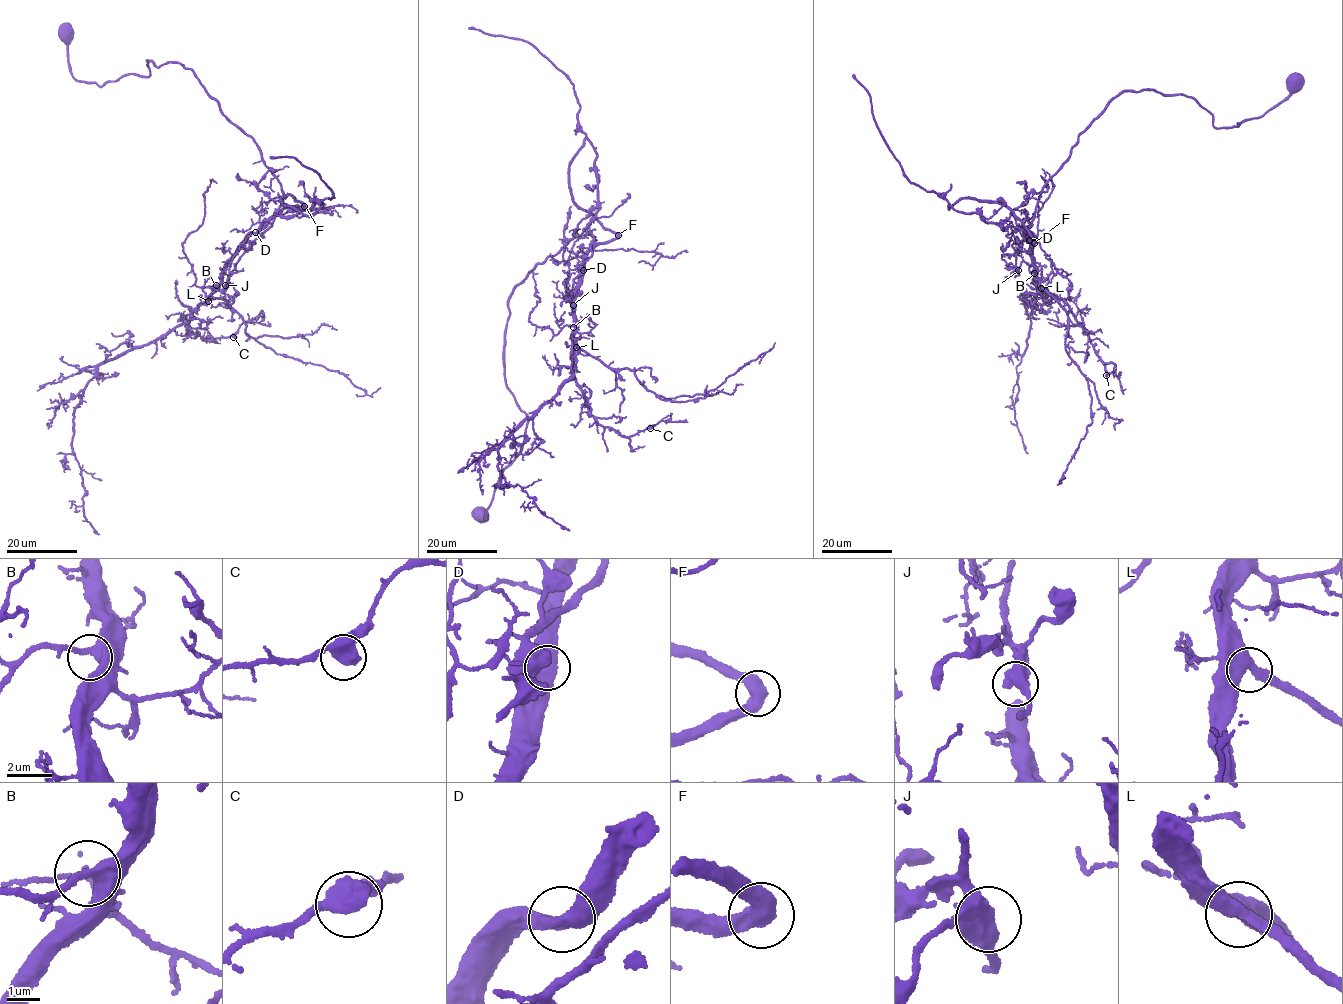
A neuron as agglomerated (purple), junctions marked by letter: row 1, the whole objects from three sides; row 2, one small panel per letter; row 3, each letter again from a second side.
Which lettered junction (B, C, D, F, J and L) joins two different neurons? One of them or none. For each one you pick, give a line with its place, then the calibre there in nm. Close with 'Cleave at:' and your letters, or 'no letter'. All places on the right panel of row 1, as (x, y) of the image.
Cleave at: no letter

